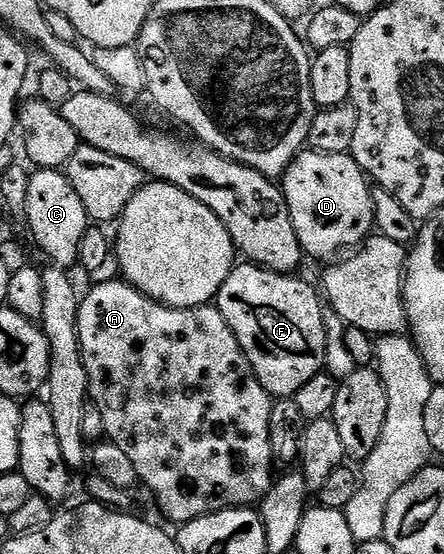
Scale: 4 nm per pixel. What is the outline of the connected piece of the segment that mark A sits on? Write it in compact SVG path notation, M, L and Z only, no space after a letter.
M117 281L117 283L100 283L87 296L80 300L78 313L78 337L80 352L88 374L88 389L91 402L100 410L100 419L104 422L107 438L118 449L130 457L136 470L136 478L141 484L145 483L156 494L160 507L173 519L176 525L188 523L212 511L222 511L226 507L246 507L263 500L274 482L272 462L274 456L270 445L270 413L272 412L273 396L258 381L252 371L250 361L244 355L244 350L238 345L238 337L226 325L226 317L214 305L202 307L167 307L164 303L155 303L149 295L142 294L137 287Z

